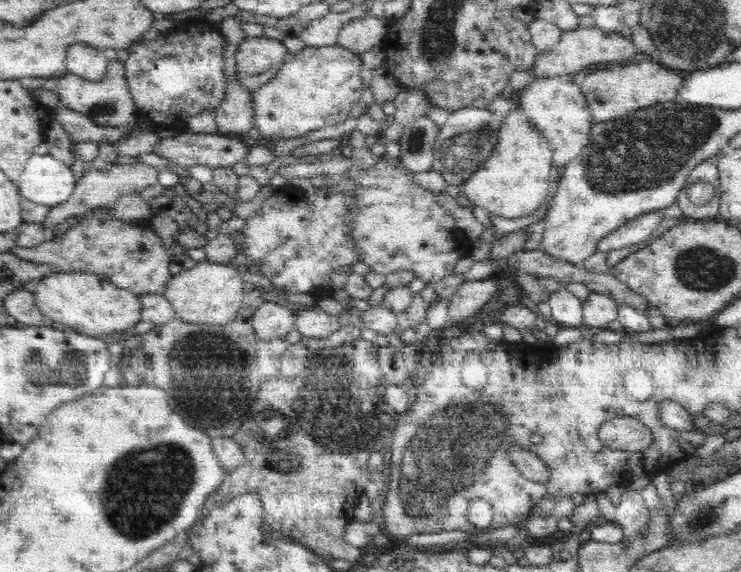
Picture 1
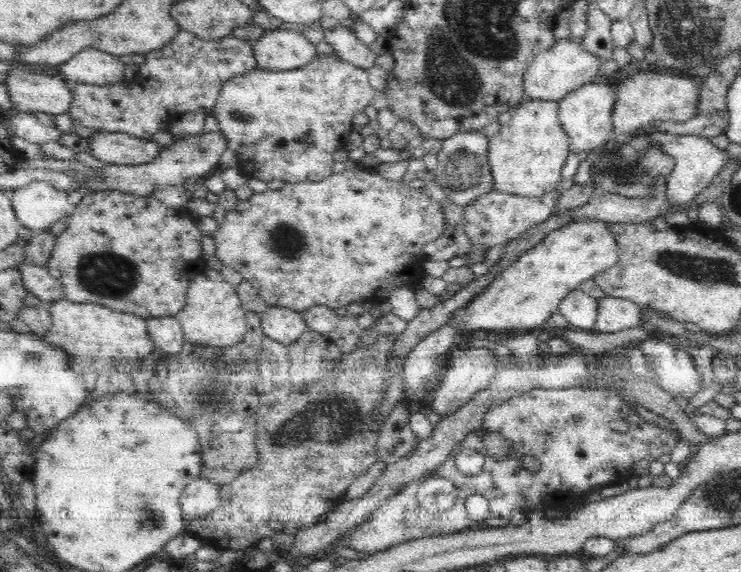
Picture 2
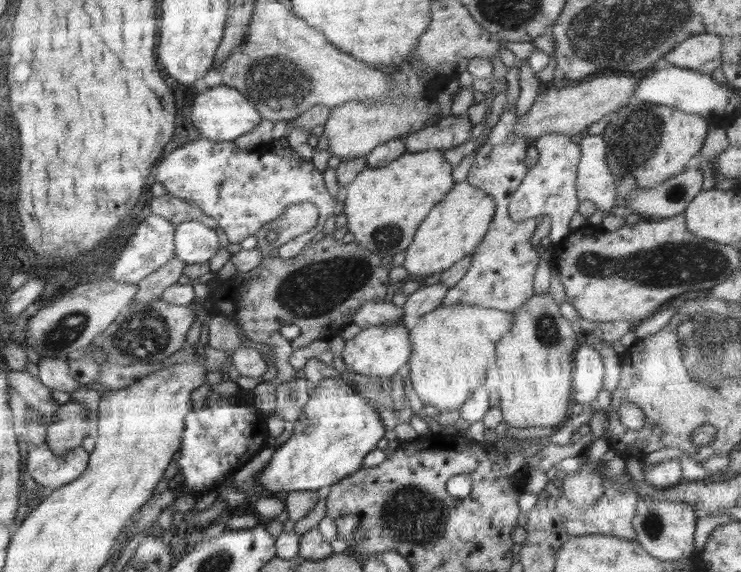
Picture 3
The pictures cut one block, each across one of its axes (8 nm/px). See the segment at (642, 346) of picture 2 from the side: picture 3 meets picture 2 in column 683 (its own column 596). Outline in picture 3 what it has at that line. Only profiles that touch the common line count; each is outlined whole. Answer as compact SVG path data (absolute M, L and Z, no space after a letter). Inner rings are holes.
M580 345L575 352L574 372L572 371L572 401L585 407L595 403L602 390L604 363L600 353L590 345Z

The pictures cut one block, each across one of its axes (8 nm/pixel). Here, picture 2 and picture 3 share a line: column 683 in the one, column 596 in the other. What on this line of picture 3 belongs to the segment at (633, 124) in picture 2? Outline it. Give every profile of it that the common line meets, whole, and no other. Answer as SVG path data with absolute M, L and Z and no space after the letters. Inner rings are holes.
M604 73L592 78L588 82L581 82L577 86L559 85L551 88L545 94L537 97L532 108L518 118L514 126L514 135L524 137L531 142L548 133L562 133L574 136L586 130L590 124L598 122L604 116L611 115L619 108L633 101L634 92L638 88L640 78L631 74Z

